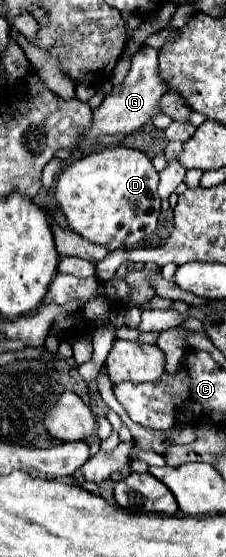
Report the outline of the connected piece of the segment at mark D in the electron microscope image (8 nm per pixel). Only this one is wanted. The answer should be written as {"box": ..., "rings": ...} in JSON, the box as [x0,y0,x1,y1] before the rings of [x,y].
{"box":[55,146,161,252],"rings":[[[115,146],[91,152],[63,166],[57,178],[55,198],[73,232],[111,252],[117,248],[135,248],[155,230],[161,206],[157,182],[159,174],[143,152]]]}

